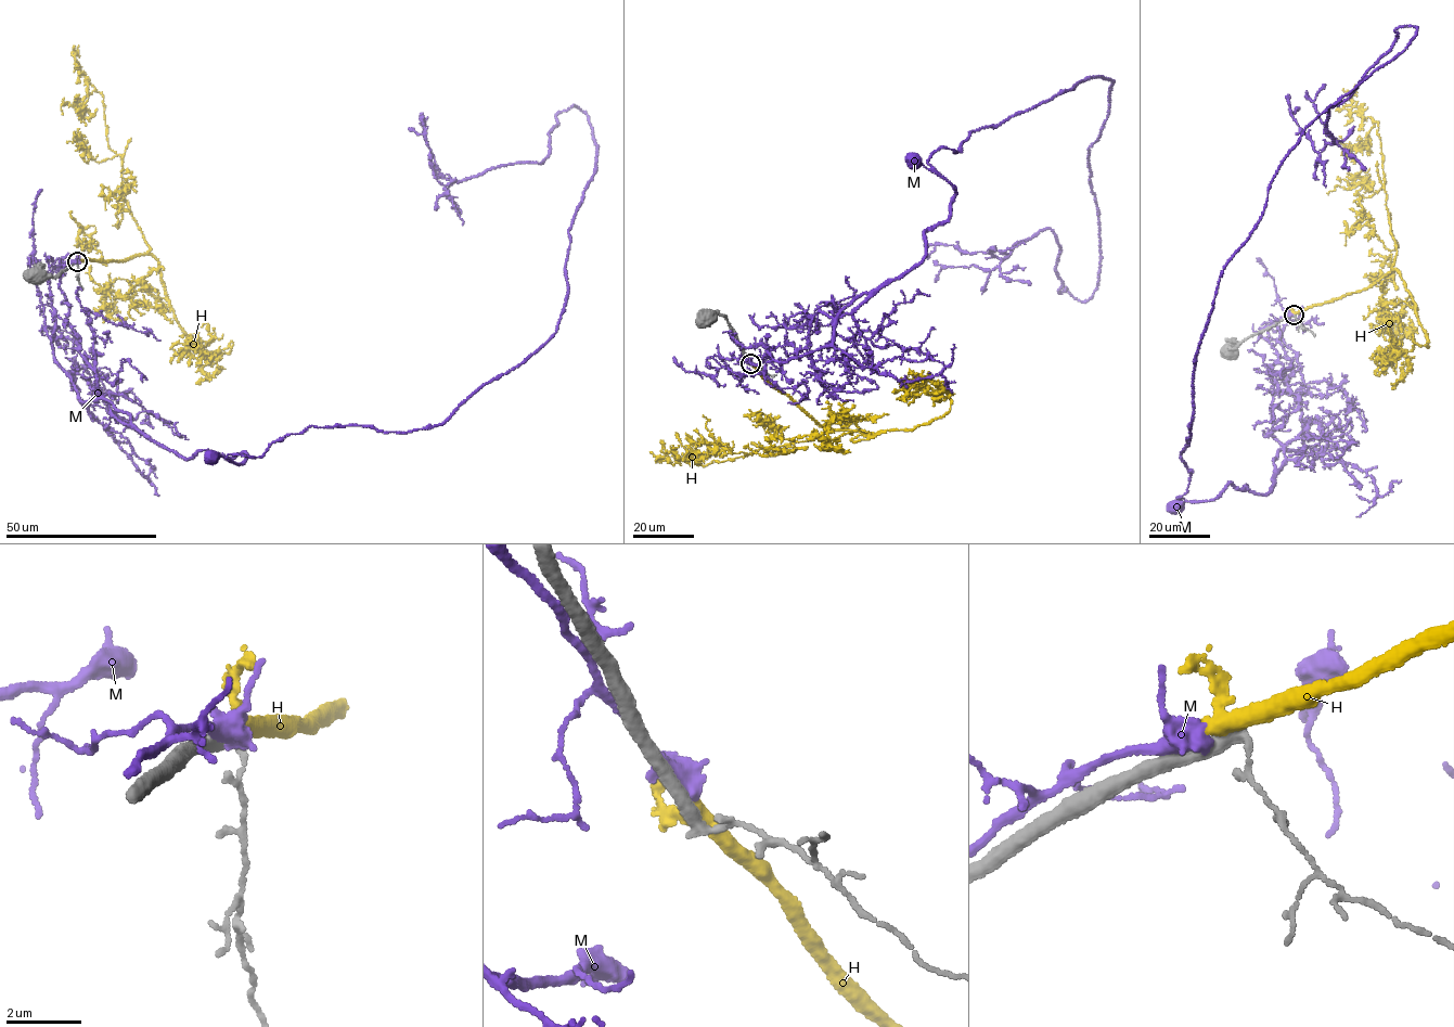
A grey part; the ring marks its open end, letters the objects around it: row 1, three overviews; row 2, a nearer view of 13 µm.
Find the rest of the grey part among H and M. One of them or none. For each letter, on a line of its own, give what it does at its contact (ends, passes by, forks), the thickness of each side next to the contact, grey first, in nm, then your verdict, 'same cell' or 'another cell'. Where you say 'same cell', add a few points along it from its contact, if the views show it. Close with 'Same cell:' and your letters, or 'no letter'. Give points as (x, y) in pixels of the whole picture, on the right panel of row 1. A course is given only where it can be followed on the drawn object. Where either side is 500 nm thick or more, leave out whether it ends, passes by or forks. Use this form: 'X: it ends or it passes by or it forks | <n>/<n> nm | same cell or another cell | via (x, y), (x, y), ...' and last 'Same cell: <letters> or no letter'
H: it passes by | 320/380 nm | same cell | via (1294, 315), (1395, 269), (1416, 305), (1379, 315), (1395, 334), (1402, 302), (1388, 257), (1373, 247)
M: 380/550 nm | another cell
Same cell: H

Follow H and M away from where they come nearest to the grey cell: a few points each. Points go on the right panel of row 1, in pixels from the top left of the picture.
H: (1294, 315), (1395, 269), (1416, 305), (1379, 315), (1395, 334), (1402, 302), (1388, 257), (1373, 247)
M: (1290, 316), (1260, 330), (1298, 405), (1271, 432), (1284, 460), (1269, 491), (1230, 483), (1212, 499), (1178, 504)

